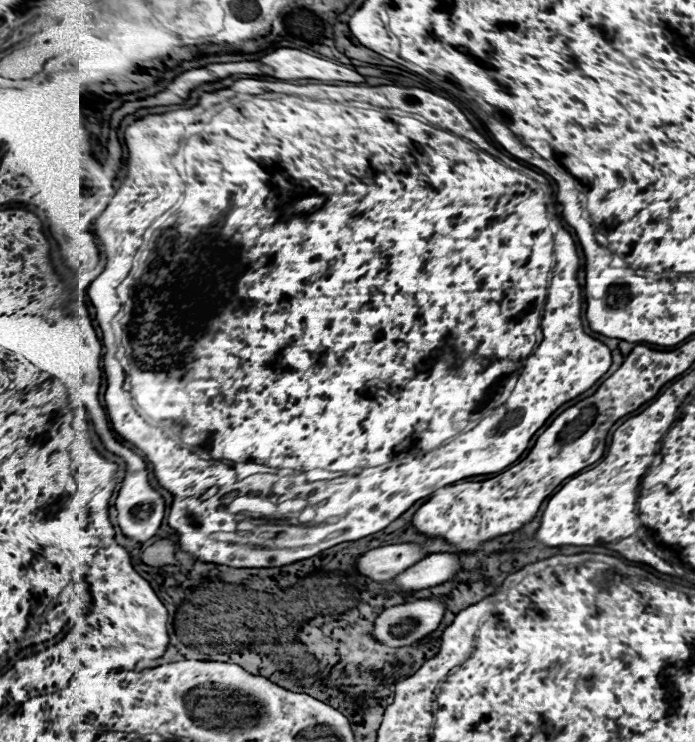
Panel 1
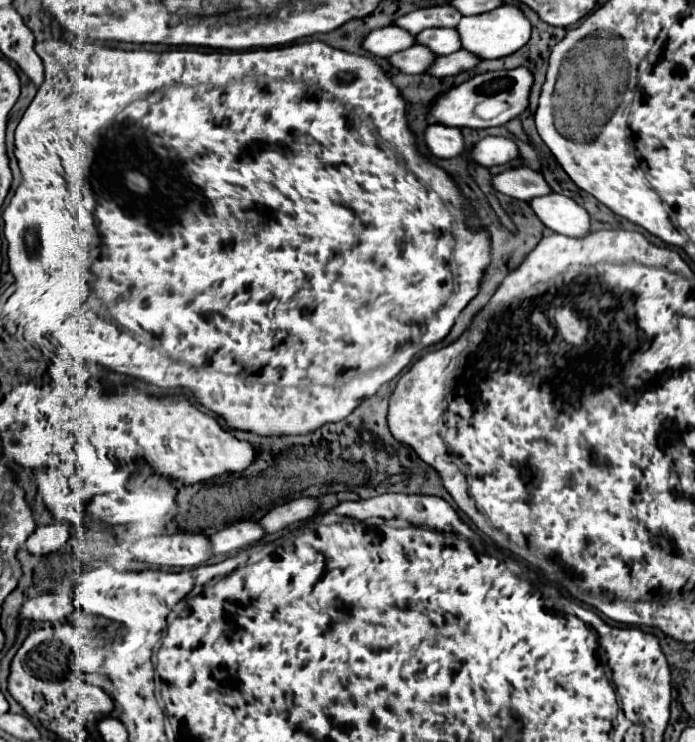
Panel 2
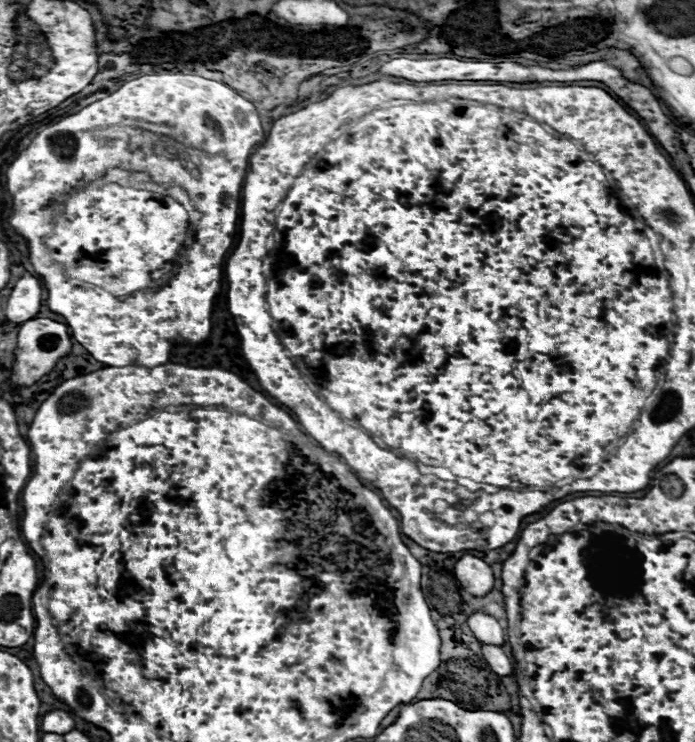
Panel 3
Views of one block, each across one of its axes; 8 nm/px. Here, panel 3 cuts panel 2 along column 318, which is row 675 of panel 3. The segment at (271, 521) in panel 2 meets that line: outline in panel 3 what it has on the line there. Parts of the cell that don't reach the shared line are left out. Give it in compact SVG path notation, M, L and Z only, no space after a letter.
M482 644L482 656L488 662L488 666L500 674L500 676L510 676L514 672L514 662L504 654L500 646L494 644Z

